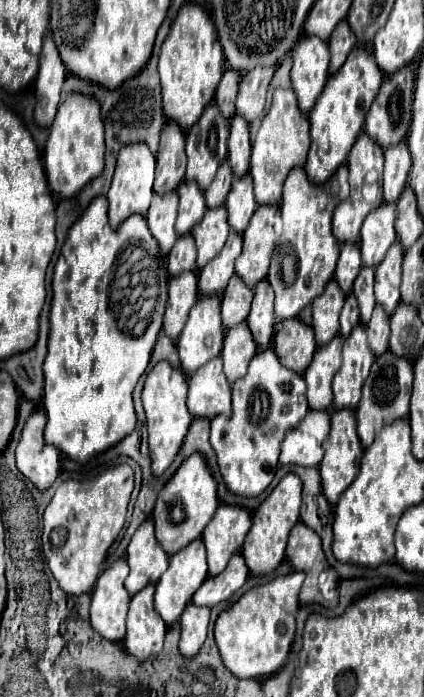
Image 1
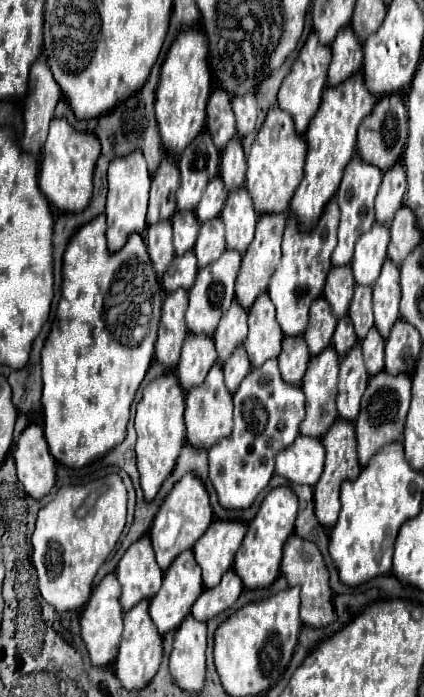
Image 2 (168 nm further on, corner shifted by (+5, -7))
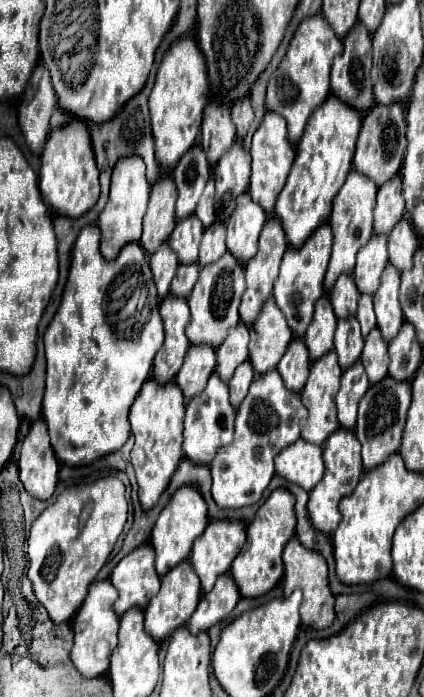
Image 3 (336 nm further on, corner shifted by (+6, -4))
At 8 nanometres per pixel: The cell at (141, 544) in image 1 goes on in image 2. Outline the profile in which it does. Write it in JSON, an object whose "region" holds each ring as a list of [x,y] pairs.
{"region":[[[150,538],[134,542],[122,556],[116,578],[122,586],[120,604],[126,610],[136,606],[140,600],[152,600],[162,586],[162,570],[156,564]]]}

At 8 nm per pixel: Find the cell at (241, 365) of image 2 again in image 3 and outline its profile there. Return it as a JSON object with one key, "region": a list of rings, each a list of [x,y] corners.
{"region":[[[243,361],[243,363],[235,369],[235,373],[233,373],[231,381],[227,383],[227,385],[229,385],[231,405],[233,405],[233,407],[239,407],[239,403],[243,401],[245,391],[249,389],[249,385],[251,385],[253,377],[255,377],[255,371],[253,371],[253,367],[251,367],[251,363],[249,363],[249,361]]]}

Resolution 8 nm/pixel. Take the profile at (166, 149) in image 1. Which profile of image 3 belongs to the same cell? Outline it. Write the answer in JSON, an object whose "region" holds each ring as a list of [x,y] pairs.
{"region":[[[161,177],[157,185],[151,187],[149,209],[143,219],[143,237],[141,245],[147,253],[153,253],[161,241],[169,237],[175,227],[175,201],[177,191],[169,177]]]}

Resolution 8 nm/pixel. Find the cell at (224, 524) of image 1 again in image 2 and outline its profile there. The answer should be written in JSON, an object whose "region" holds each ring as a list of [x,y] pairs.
{"region":[[[214,520],[206,534],[194,544],[194,556],[202,568],[206,588],[214,588],[224,572],[232,568],[234,554],[238,552],[246,534],[246,526],[238,520]]]}

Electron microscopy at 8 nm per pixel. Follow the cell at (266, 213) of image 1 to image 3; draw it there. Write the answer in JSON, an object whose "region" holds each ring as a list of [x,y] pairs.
{"region":[[[269,217],[263,231],[261,231],[261,237],[259,237],[257,255],[245,263],[245,293],[241,295],[241,307],[239,307],[239,315],[241,315],[241,321],[245,325],[251,325],[257,319],[261,305],[271,297],[273,281],[277,279],[279,263],[281,263],[285,249],[287,249],[287,235],[283,231],[283,225],[277,217]]]}

